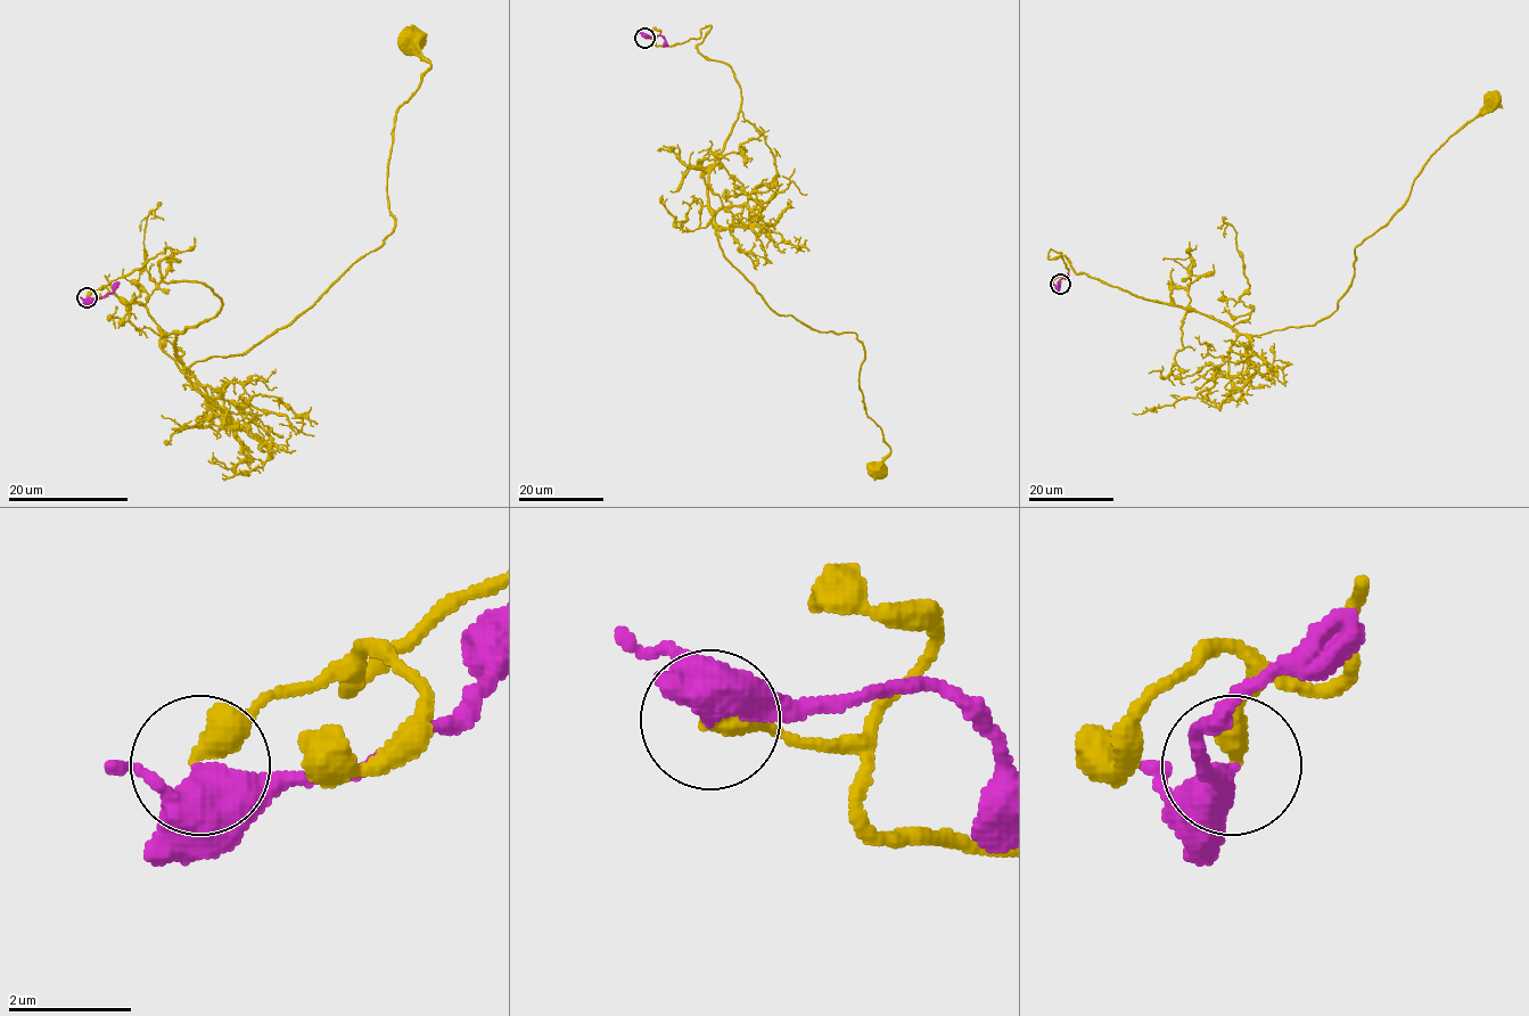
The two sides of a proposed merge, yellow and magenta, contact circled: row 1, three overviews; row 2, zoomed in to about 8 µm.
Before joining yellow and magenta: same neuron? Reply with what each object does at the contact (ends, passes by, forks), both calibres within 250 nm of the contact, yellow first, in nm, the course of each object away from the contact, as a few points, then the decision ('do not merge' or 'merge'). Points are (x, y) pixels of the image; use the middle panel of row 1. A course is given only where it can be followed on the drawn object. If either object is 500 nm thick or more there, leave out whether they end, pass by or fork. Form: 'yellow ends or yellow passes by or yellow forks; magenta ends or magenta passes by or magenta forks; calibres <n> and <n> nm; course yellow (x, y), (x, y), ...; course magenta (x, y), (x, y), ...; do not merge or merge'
calibres 440 and 600 nm; course yellow (646, 38), (710, 26), (697, 50), (741, 97), (709, 174), (718, 247), (778, 314), (863, 345), (878, 467); course magenta (646, 38), (662, 35), (667, 46); do not merge

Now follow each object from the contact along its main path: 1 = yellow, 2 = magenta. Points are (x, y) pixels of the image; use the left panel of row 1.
1: (87, 296), (166, 247), (161, 277), (222, 301), (177, 337), (187, 368), (286, 328), (392, 232), (413, 41)
2: (87, 296), (100, 298), (118, 281)

